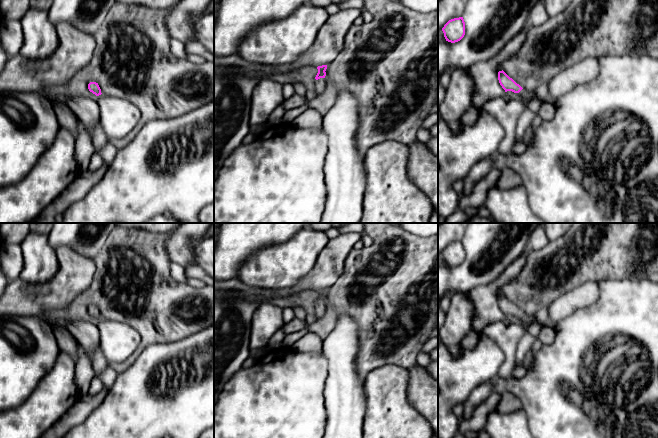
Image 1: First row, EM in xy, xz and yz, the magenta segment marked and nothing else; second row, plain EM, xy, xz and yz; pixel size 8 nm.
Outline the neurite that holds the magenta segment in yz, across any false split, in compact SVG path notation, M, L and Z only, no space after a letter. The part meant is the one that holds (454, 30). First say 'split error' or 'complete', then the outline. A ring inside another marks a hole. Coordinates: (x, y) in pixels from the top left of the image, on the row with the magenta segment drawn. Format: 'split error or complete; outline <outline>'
complete; outline M463 17L449 20L442 28L446 41L455 43L465 35L465 22Z

